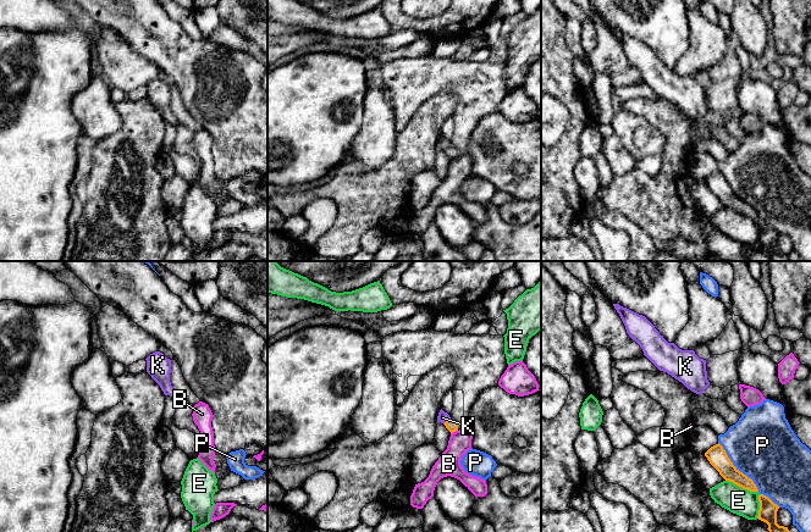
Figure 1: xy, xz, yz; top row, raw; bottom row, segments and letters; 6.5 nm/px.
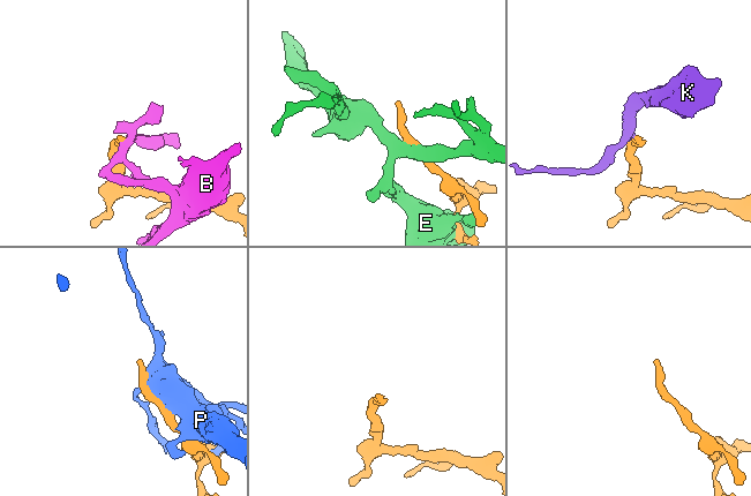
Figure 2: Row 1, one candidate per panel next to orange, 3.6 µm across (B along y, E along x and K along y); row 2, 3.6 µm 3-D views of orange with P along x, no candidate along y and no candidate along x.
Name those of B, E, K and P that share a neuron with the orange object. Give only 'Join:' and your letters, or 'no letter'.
Join: K

